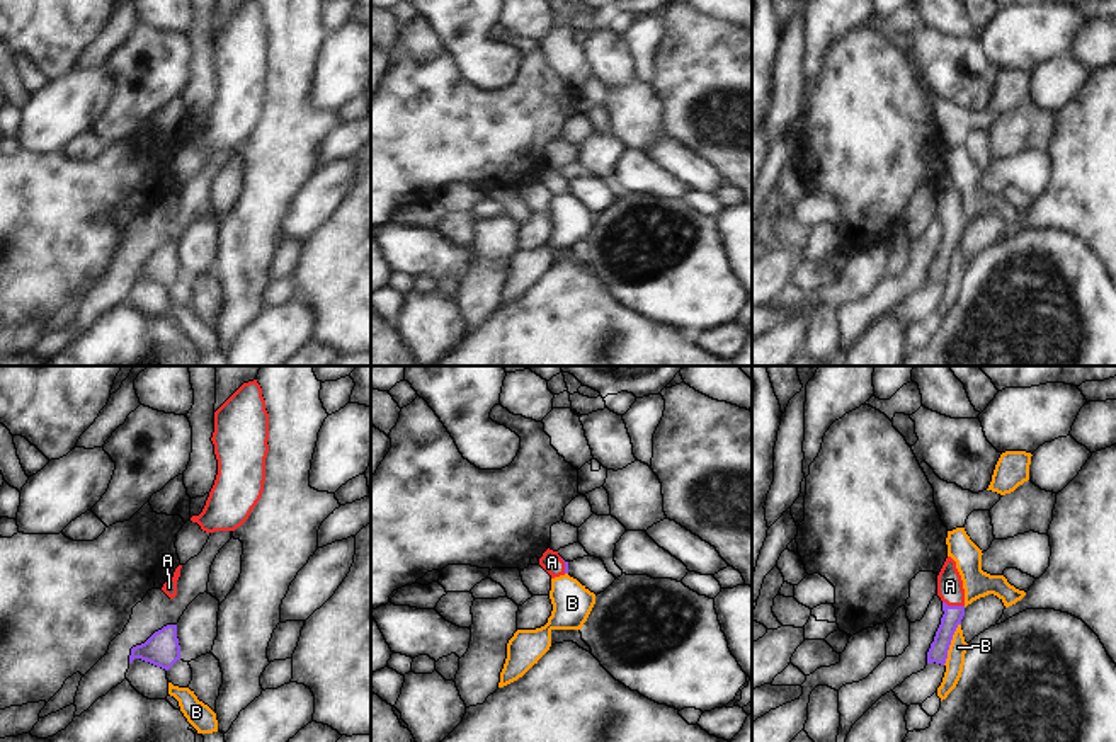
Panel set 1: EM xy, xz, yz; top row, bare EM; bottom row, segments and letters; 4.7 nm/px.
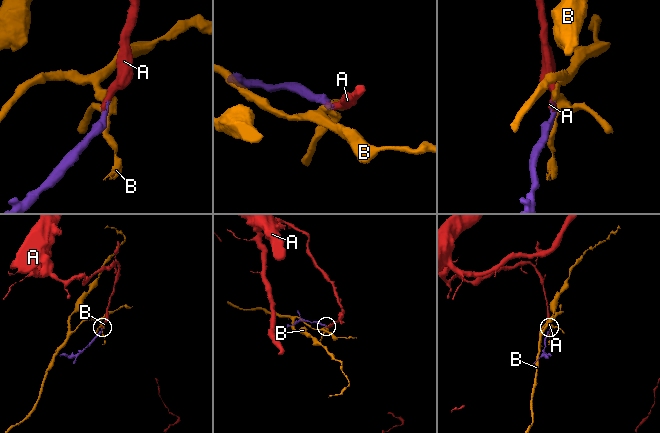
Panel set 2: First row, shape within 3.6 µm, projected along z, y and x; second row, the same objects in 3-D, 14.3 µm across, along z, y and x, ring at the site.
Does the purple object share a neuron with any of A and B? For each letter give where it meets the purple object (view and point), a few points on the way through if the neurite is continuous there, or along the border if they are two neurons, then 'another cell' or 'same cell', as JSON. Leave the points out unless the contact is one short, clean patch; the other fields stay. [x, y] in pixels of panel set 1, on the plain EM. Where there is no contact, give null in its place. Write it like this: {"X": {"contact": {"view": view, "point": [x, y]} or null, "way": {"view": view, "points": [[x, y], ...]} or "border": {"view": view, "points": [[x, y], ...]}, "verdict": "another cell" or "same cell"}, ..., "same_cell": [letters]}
{"A": {"contact": {"view": "yz", "point": [953, 225]}, "way": {"view": "yz", "points": [[953, 234], [953, 225], [950, 205]]}, "verdict": "same cell"}, "B": {"contact": {"view": "yz", "point": [950, 262]}, "border": {"view": "yz", "points": [[960, 242], [943, 283]]}, "verdict": "another cell"}, "same_cell": ["A"]}

